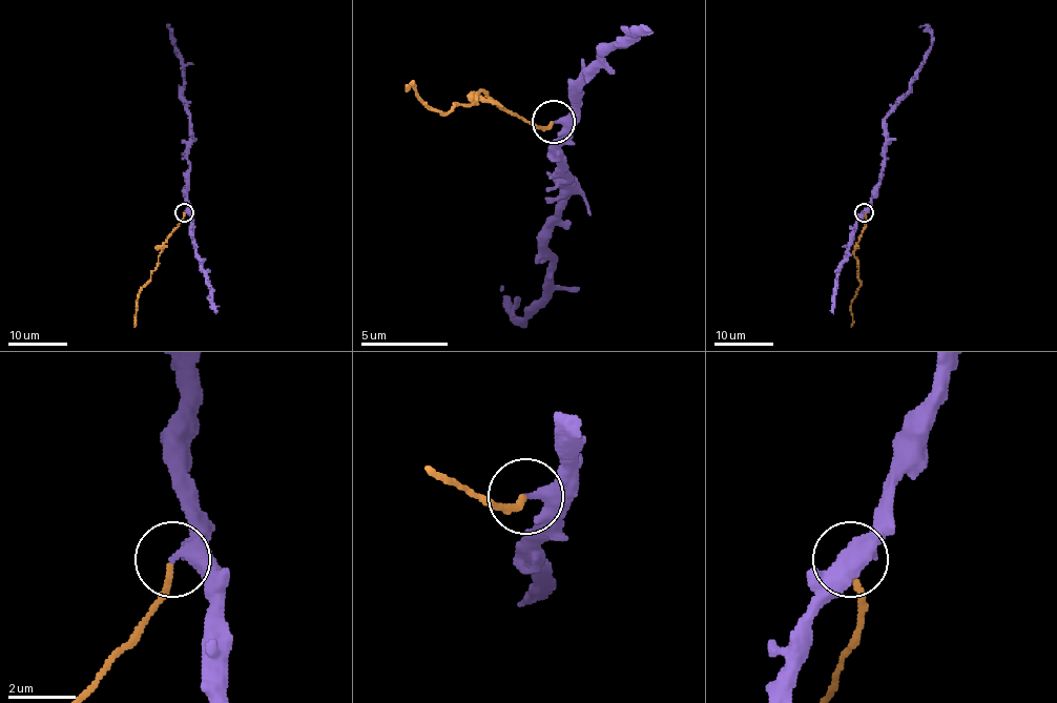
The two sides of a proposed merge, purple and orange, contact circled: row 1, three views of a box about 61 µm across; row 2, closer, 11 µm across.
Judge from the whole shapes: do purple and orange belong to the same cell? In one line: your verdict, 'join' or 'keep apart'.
keep apart

